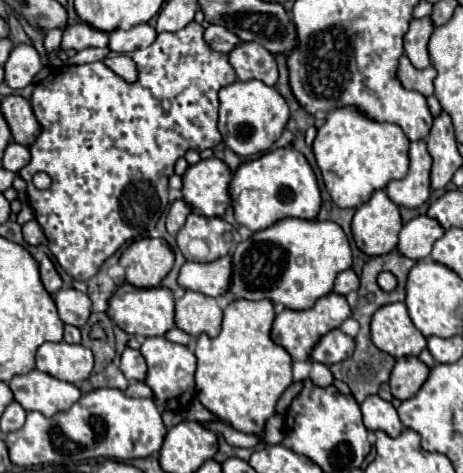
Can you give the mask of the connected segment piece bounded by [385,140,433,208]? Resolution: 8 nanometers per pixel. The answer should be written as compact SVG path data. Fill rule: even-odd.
M425 140L411 142L409 146L409 172L401 180L391 180L385 188L387 196L405 208L419 208L431 192L429 172L431 172L431 156L427 152Z

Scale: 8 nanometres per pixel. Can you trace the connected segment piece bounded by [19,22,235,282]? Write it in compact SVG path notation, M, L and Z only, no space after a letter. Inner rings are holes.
M197 22L187 24L179 32L161 32L151 46L139 48L129 56L137 66L137 80L133 84L127 84L107 68L105 62L93 62L51 70L45 80L35 84L31 96L41 134L29 148L31 160L19 170L19 176L27 182L27 202L47 236L51 254L77 282L93 278L123 242L139 238L155 228L169 204L167 178L173 174L177 158L189 148L201 152L221 142L217 130L217 92L221 86L235 82L235 70L227 62L227 56L211 50L207 42L203 42L203 26ZM35 172L47 172L51 176L47 190L33 186Z

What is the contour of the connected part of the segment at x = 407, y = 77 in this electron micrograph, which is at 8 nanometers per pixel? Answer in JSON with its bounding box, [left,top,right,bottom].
[397,56,437,96]

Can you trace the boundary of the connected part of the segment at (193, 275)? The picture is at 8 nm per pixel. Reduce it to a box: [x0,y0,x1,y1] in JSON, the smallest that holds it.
[177,258,231,296]

